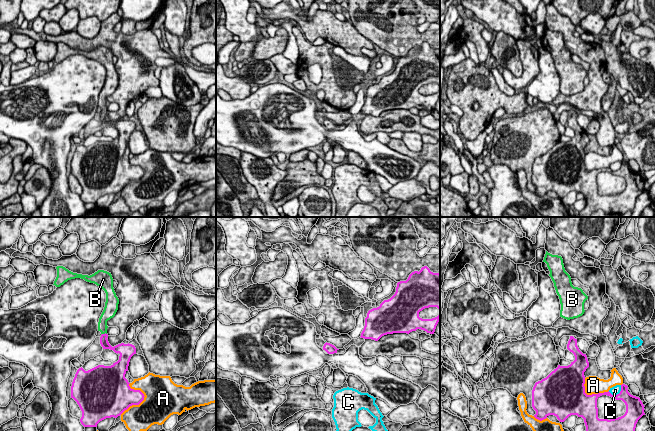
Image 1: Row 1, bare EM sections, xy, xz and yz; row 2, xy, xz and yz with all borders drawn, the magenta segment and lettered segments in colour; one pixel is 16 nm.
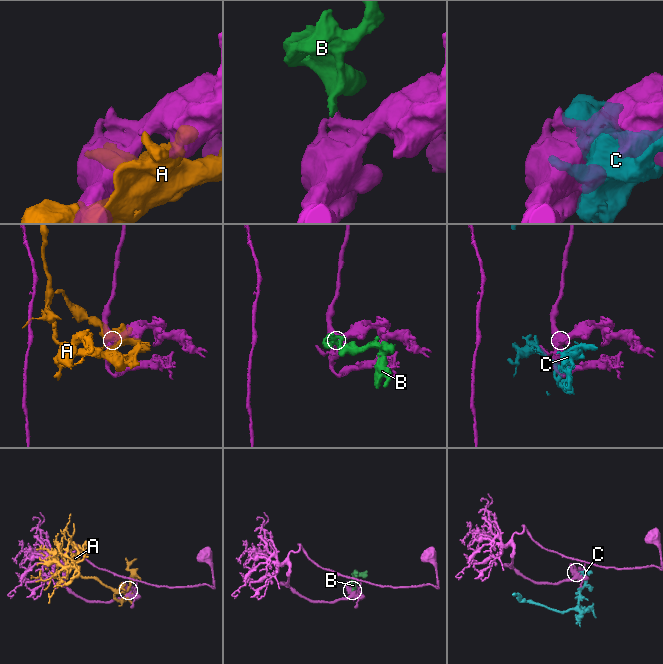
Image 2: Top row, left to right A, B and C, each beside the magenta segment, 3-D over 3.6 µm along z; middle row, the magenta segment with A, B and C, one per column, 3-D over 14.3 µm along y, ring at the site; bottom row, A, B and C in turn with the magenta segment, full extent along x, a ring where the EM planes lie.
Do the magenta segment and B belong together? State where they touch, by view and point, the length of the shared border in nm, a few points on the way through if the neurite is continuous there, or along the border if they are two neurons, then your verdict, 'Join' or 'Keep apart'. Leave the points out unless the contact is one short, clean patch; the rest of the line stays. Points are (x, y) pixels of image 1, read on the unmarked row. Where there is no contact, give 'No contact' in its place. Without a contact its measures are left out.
Touches magenta at xy (105, 109). Shared border 80 nm. Path across: xy (104, 118), (105, 109), (102, 100). Join

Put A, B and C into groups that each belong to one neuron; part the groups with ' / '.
A / B / C

